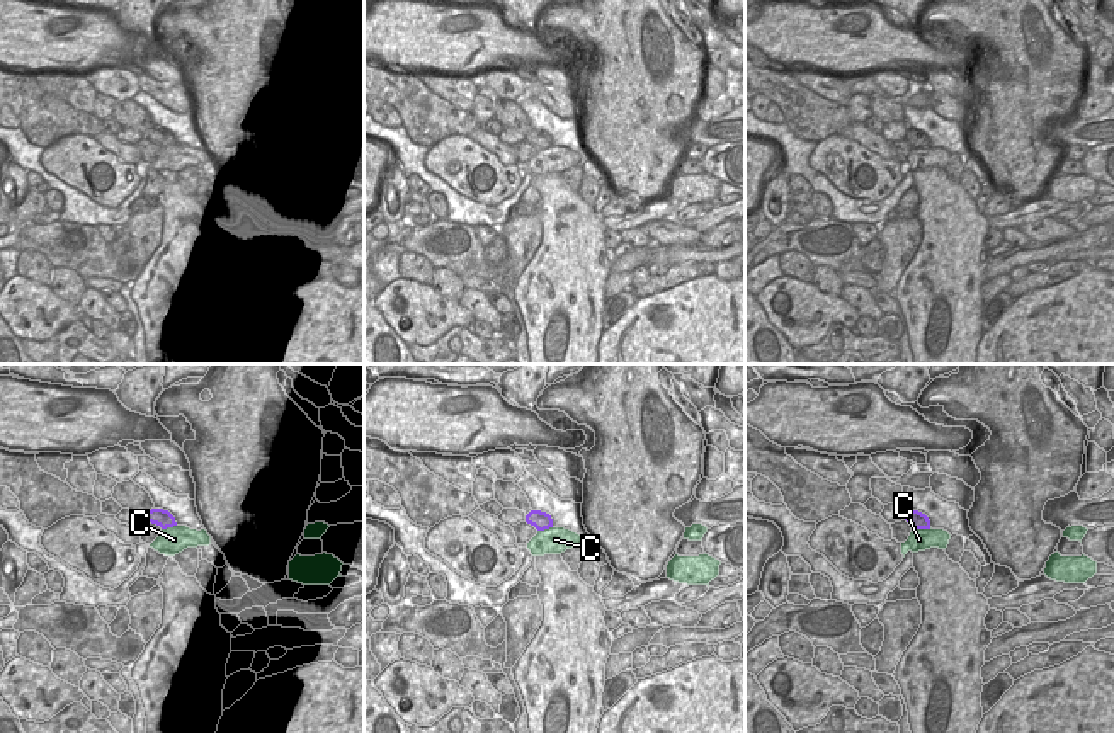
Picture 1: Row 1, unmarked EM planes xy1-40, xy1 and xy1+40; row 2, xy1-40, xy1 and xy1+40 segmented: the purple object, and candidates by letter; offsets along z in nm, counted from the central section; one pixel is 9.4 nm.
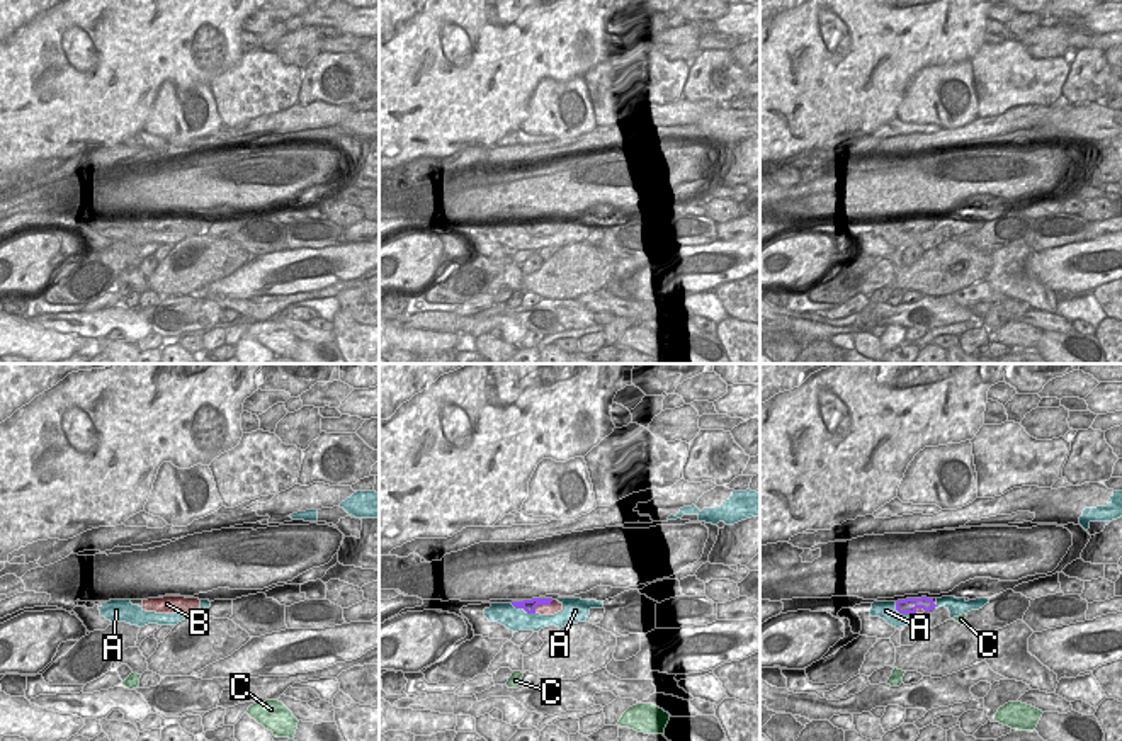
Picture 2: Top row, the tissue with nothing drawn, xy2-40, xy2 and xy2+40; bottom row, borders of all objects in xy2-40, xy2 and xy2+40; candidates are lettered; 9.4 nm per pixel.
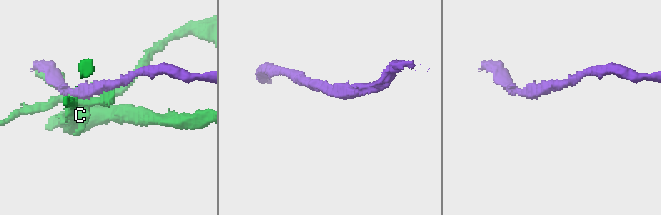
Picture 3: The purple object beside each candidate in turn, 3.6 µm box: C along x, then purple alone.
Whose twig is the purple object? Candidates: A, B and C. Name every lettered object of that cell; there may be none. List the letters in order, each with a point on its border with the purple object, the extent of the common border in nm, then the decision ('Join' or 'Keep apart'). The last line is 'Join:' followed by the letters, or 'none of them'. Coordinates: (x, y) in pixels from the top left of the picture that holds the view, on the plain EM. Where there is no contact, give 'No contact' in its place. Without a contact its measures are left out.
A: Touches purple at xy2+40 (903, 231). Shared border 240 nm. Keep apart
B: Touches purple at xy2 (541, 223). Shared border 220 nm. Join
C: Touches purple at xy1+40 (920, 147). Shared border 190 nm. Keep apart
Join: B.

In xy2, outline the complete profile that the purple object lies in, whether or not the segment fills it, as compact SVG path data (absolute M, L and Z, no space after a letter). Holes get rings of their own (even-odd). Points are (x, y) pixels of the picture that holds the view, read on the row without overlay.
M532 218L512 221L515 228L524 228L527 233L554 235L563 229L563 223L552 218Z

